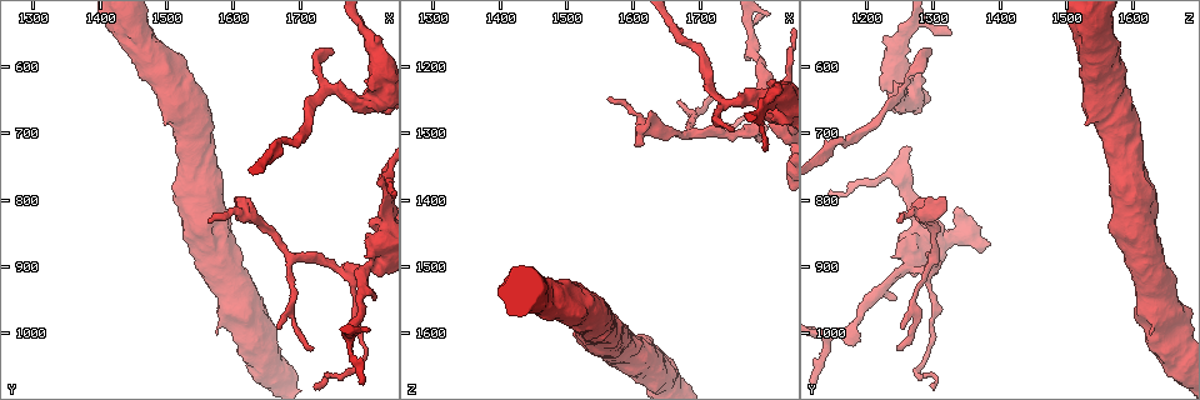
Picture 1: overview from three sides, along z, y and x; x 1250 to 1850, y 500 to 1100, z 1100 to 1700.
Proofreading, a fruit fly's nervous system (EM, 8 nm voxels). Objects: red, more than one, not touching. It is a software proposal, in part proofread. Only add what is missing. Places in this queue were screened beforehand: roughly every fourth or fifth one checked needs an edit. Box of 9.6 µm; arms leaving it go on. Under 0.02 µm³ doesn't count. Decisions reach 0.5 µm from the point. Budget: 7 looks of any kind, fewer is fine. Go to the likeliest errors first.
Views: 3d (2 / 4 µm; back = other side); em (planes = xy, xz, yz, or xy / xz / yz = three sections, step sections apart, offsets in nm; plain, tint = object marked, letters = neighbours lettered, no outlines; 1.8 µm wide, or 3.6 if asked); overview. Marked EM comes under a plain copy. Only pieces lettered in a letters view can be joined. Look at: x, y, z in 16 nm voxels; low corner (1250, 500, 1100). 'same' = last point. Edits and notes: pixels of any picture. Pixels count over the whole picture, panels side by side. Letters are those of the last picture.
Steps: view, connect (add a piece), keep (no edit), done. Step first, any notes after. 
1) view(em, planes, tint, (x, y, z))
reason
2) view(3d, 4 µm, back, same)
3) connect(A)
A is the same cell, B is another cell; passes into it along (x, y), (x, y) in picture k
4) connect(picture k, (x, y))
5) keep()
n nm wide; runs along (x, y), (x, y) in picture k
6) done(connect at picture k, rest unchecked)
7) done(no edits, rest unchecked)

view(3d, 4 µm, (1825, 870, 1270))
abrupt turn

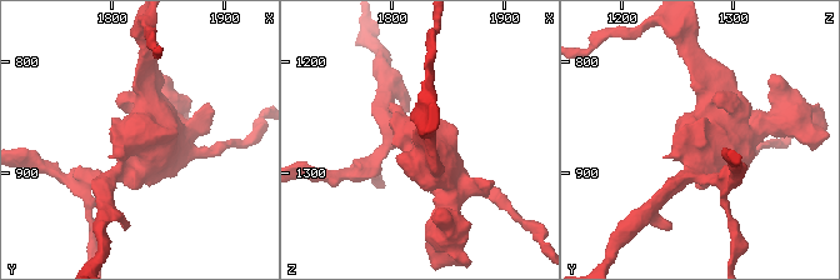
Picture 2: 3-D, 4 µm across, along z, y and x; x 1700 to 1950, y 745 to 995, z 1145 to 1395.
view(em, 3.6 µm, planes, letters, (1822, 866, 1272))

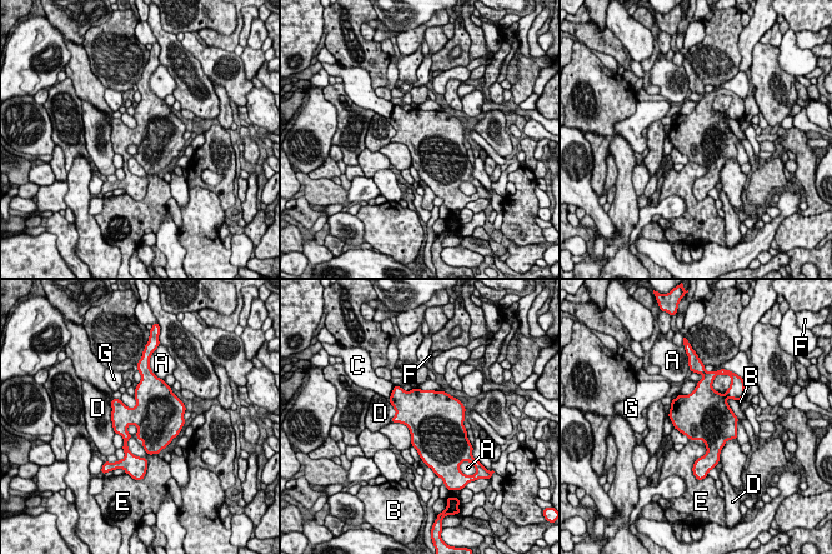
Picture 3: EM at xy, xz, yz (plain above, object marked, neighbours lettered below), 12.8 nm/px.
keep()
A, B, C, D, E, F and G are other cells; none of them fits

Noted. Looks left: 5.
view(em, planes, letters, (1635, 825, 1285))
abrupt turn

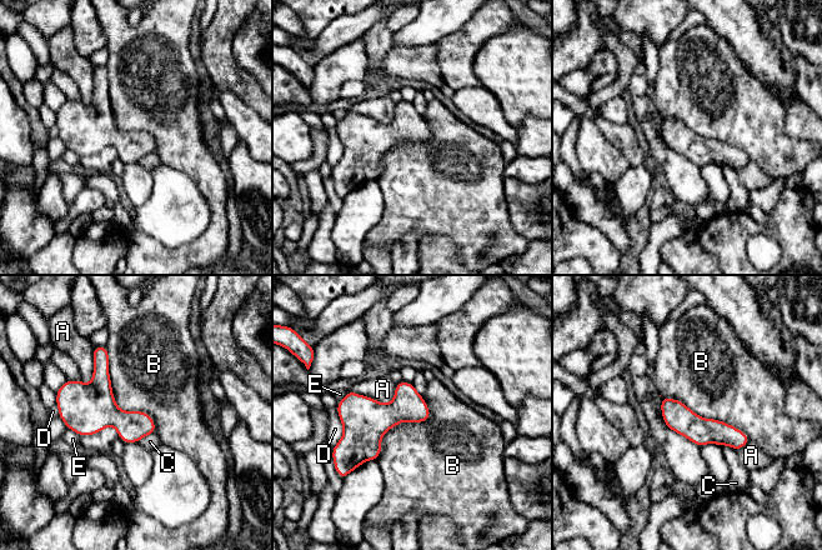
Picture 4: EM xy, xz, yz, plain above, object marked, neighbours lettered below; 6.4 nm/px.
keep()
190 nm wide; A, B, C, D and E are other cells; border along (105, 346), (115, 403), (156, 431) in picture 4; none of them fits

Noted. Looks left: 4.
view(em, planes, tint, (1750, 580, 1300))
an open end

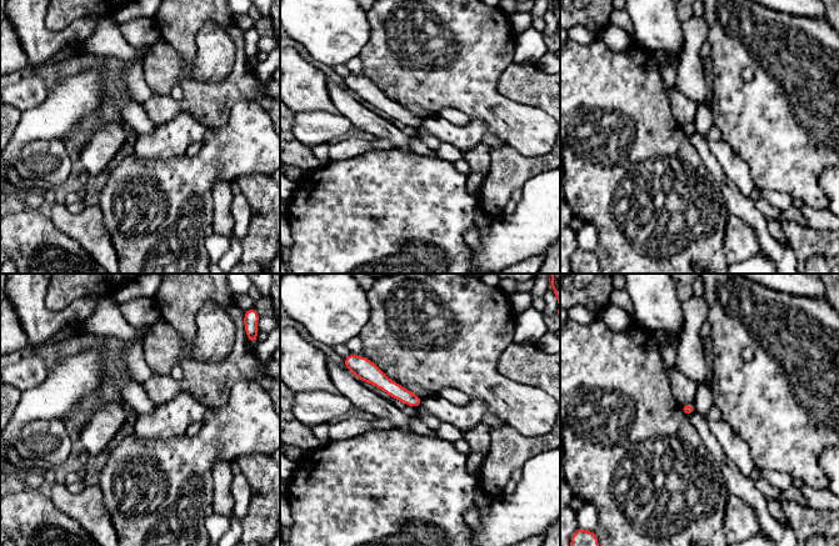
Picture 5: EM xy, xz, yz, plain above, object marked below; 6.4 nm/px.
view(em, planes, letters, same)

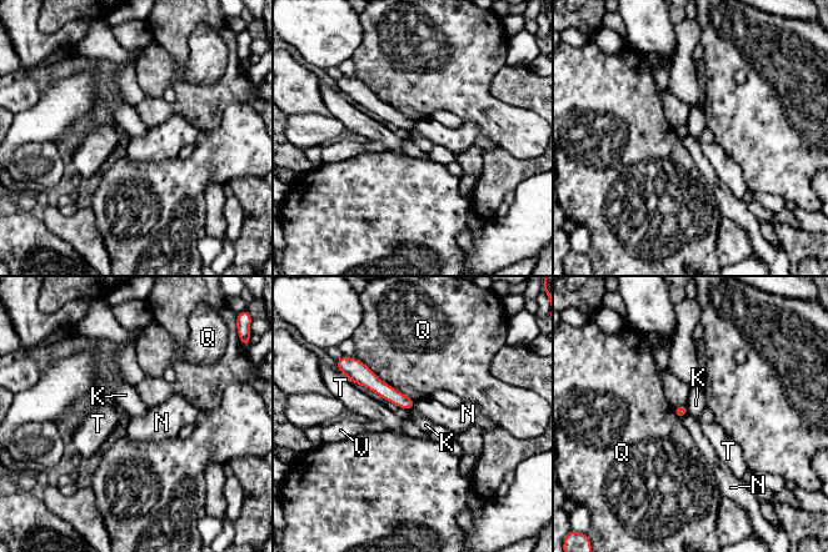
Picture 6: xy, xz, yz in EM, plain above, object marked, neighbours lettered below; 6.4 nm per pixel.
keep()
K, N, Q, T and V are other cells; border along (417, 401), (409, 411) in picture 6; none of them fits

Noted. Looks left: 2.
done(no edits, rest unchecked)

